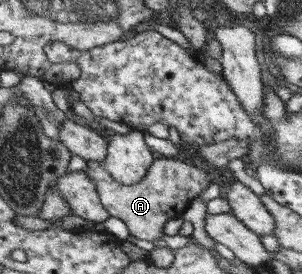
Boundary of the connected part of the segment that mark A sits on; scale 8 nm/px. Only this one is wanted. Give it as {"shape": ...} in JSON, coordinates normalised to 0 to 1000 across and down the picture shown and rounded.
{"shape":[[[517,566],[500,591],[480,646],[460,664],[427,675],[381,664],[328,595],[281,588],[285,613],[275,617],[288,650],[315,672],[315,693],[348,774],[358,788],[401,799],[421,825],[427,858],[474,880],[520,880],[540,858],[543,814],[576,792],[599,788],[606,766],[659,701],[692,682],[692,639],[675,620],[652,617],[619,580],[583,573],[540,573]]]}

